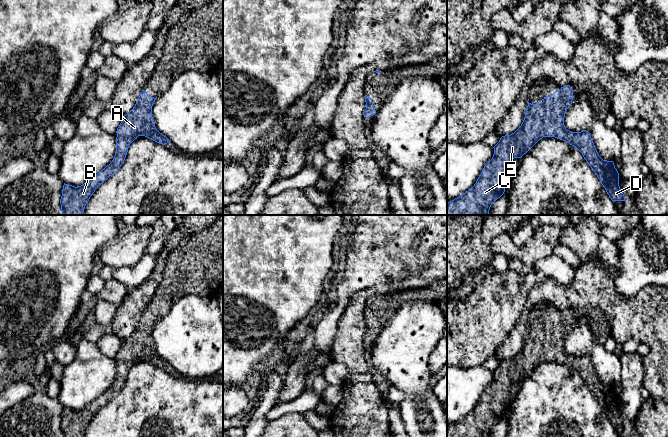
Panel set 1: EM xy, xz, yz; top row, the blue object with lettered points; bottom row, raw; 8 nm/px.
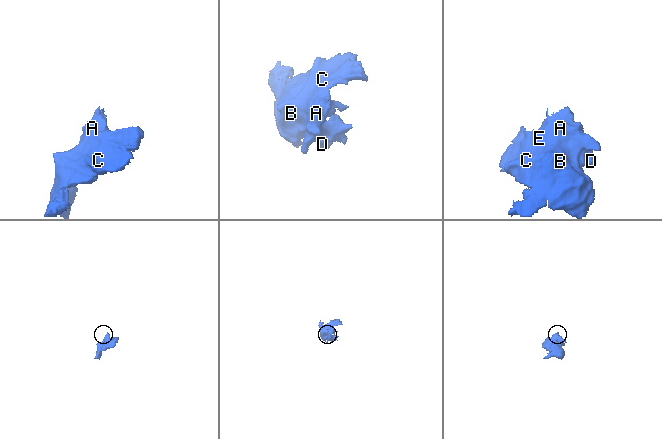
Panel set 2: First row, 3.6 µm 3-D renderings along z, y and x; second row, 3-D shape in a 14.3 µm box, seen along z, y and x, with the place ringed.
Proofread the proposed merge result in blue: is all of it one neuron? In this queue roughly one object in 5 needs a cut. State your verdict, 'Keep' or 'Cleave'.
Keep

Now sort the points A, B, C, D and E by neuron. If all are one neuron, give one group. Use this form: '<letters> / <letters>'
A B C D E

